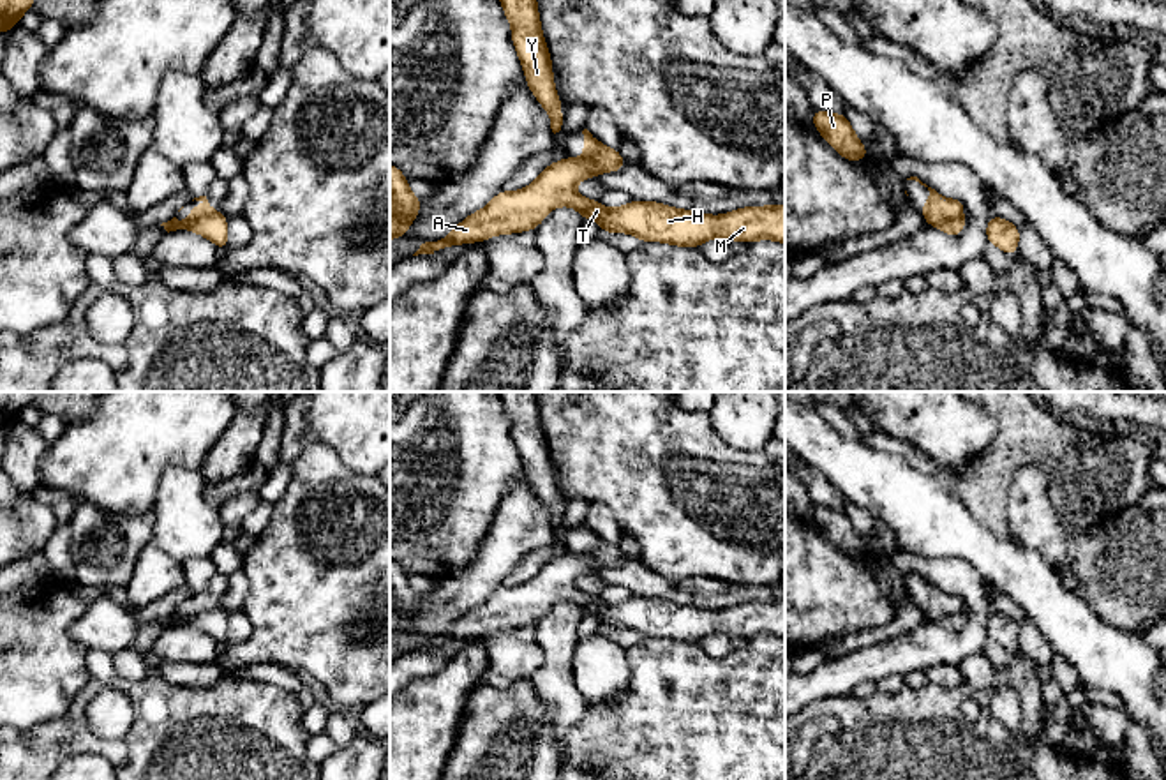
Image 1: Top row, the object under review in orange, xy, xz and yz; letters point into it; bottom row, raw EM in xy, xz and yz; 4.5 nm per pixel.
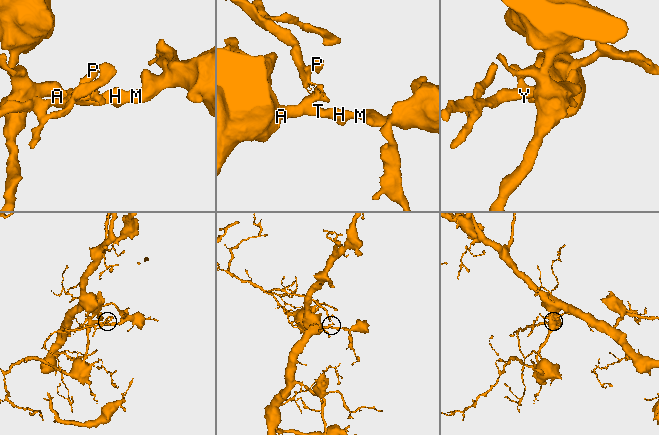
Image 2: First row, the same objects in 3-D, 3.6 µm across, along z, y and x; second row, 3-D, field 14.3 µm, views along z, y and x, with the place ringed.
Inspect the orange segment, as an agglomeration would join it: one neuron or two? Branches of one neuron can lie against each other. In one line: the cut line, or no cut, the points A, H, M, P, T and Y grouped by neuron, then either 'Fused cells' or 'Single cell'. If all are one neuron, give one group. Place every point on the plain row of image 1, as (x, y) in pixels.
Split along yz (962, 609), (942, 614), (935, 622). Groups: A H M T / P Y. Fused cells

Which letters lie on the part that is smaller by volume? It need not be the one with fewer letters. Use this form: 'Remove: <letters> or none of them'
Remove: P, Y

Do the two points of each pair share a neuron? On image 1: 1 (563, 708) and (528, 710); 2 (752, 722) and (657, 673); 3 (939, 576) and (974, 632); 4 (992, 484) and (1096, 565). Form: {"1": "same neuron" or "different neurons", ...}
{"1": "different neurons", "2": "same neuron", "3": "same neuron", "4": "different neurons"}

